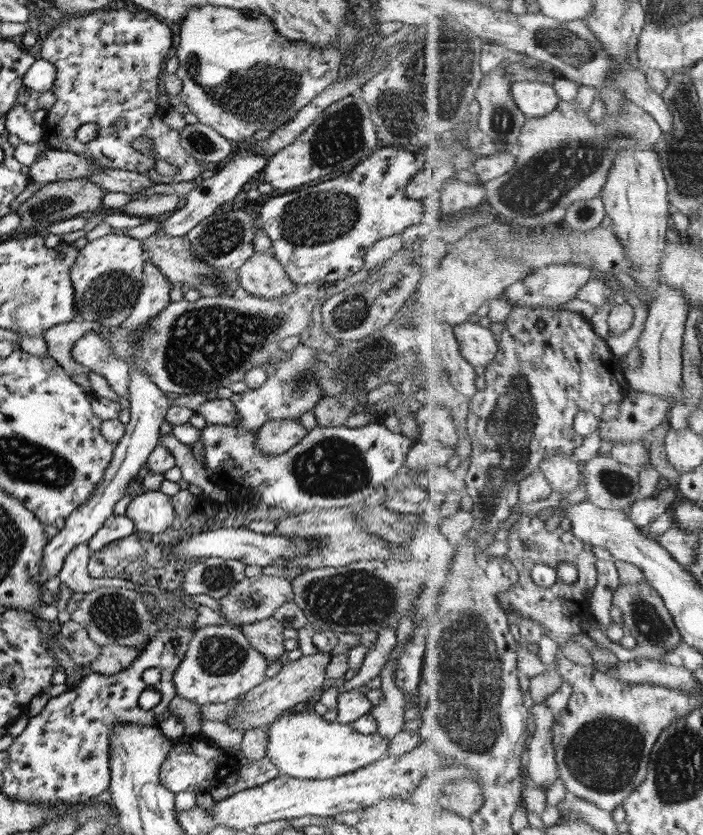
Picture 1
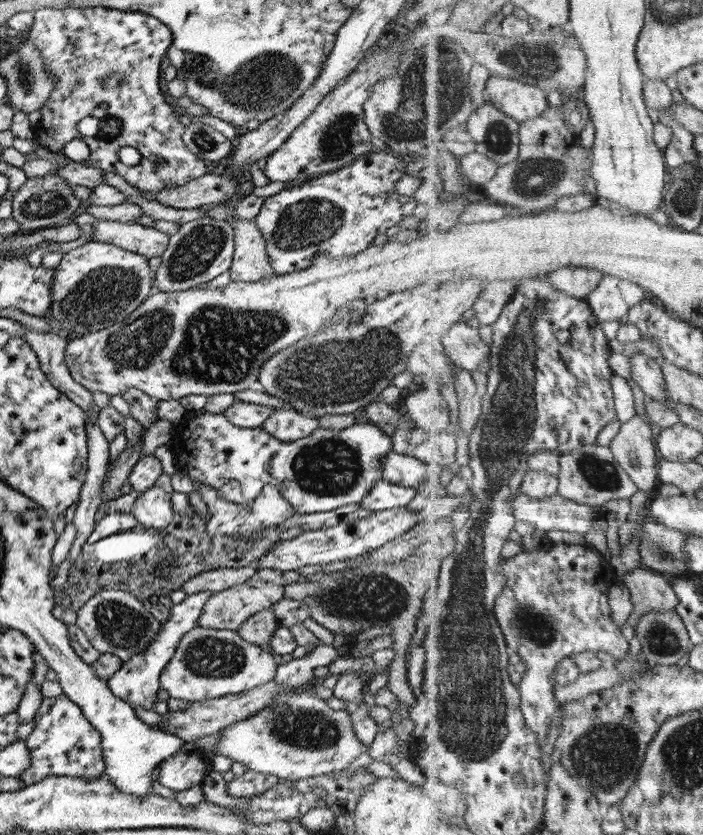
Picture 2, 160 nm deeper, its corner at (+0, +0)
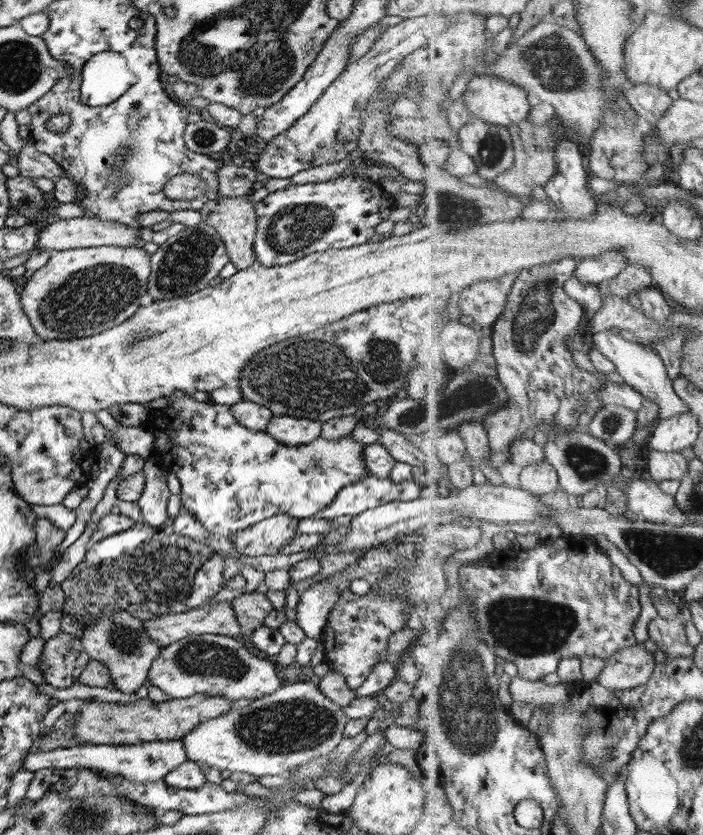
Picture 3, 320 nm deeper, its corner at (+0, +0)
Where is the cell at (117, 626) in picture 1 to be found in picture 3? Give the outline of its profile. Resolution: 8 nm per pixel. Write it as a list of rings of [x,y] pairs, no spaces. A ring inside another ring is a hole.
[[[125,610],[101,611],[96,622],[83,628],[80,643],[90,660],[96,660],[106,666],[113,689],[127,696],[133,695],[147,678],[148,668],[163,646],[150,639],[142,629],[138,618],[127,614]]]

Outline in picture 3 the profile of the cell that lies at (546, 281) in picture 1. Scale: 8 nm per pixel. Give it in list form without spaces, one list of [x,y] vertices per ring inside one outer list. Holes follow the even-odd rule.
[[[605,252],[601,256],[581,260],[574,277],[581,278],[585,284],[600,286],[607,280],[618,278],[628,268],[629,262],[621,252]]]

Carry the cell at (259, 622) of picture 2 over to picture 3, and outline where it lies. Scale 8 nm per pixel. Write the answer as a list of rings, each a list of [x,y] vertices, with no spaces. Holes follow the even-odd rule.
[[[257,591],[242,593],[230,602],[235,620],[240,626],[240,634],[251,634],[263,626],[262,620],[272,610],[271,603],[264,594]]]

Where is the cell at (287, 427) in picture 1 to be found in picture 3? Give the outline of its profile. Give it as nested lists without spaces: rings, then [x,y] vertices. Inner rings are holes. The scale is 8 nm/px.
[[[272,416],[265,432],[279,444],[309,444],[320,436],[320,422],[294,416]]]

